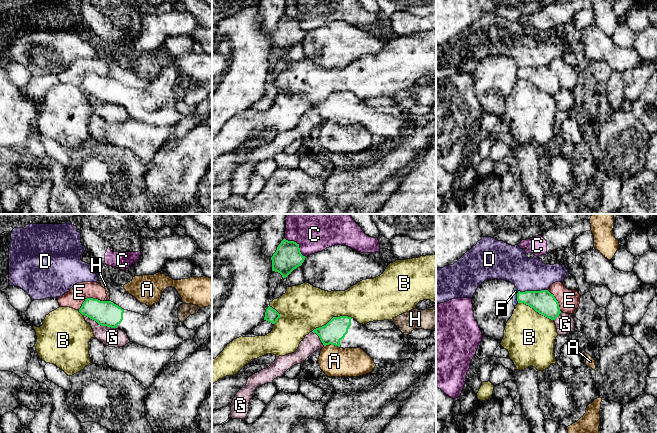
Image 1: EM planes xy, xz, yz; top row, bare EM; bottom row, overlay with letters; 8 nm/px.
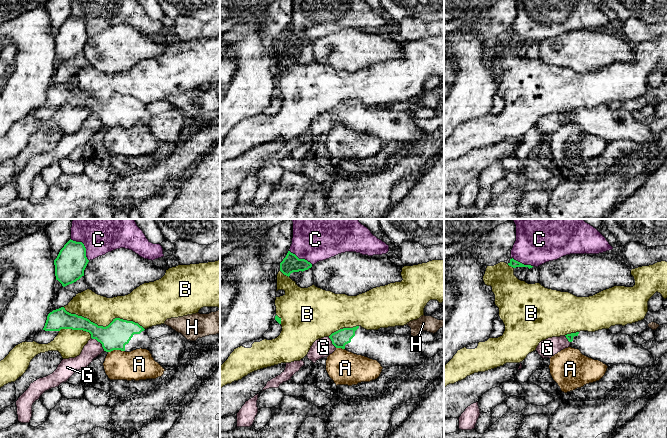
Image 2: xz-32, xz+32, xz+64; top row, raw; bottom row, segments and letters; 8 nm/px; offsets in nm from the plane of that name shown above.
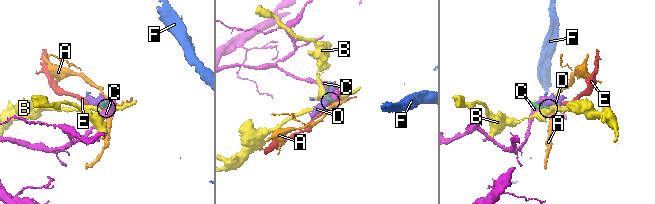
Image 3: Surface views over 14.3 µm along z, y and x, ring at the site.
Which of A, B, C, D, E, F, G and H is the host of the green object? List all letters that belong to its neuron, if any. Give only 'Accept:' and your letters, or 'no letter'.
Accept: no letter

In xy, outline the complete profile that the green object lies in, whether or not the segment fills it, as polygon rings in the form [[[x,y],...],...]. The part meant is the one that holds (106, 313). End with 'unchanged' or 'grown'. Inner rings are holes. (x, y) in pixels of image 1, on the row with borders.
[[[168,287],[160,301],[150,307],[147,316],[124,310],[111,301],[93,298],[85,299],[79,312],[101,326],[122,330],[130,342],[153,350],[175,350],[183,342],[176,332],[178,308],[182,303],[177,290]]] | grown

